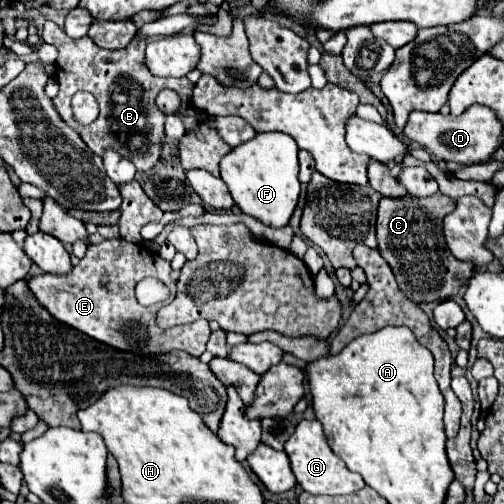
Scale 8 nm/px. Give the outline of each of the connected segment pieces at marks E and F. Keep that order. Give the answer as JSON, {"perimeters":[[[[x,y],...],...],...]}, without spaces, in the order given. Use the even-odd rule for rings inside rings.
{"perimeters":[[[[118,237],[118,239],[106,239],[98,245],[90,245],[84,259],[80,259],[80,263],[76,267],[72,267],[72,271],[66,275],[66,277],[56,277],[56,275],[38,275],[38,277],[32,277],[28,287],[30,291],[36,295],[36,299],[62,323],[90,335],[92,339],[108,345],[108,347],[114,347],[118,351],[132,351],[132,353],[142,353],[142,355],[158,355],[158,353],[168,353],[168,351],[186,351],[190,353],[192,357],[200,357],[204,351],[206,351],[206,343],[208,343],[208,337],[210,337],[210,327],[208,327],[208,321],[206,319],[198,319],[194,323],[188,323],[184,327],[172,327],[172,329],[160,329],[156,327],[156,311],[162,307],[160,305],[152,305],[152,307],[142,307],[138,301],[136,301],[136,295],[134,295],[134,287],[138,281],[142,281],[144,277],[158,277],[162,279],[172,295],[168,301],[172,301],[176,297],[176,279],[170,277],[172,273],[172,267],[170,267],[170,261],[162,259],[158,253],[152,253],[148,247],[144,245],[138,245],[138,243],[128,243],[126,239]],[[102,277],[108,277],[110,283],[106,287],[100,285],[100,279]]],[[[258,133],[252,141],[234,147],[226,157],[222,157],[220,177],[228,185],[234,205],[242,213],[268,227],[286,227],[300,197],[298,145],[284,133]]]]}

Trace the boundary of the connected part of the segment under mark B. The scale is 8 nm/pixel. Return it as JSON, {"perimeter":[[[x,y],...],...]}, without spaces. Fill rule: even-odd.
{"perimeter":[[[46,21],[40,37],[44,43],[52,43],[58,49],[56,81],[60,85],[60,91],[52,101],[56,111],[64,117],[64,121],[78,129],[82,141],[88,145],[92,153],[102,155],[106,147],[114,147],[120,155],[128,157],[138,171],[150,171],[160,159],[162,141],[166,137],[164,135],[166,115],[156,107],[154,103],[156,95],[166,87],[190,87],[192,97],[194,85],[186,77],[182,79],[154,77],[144,63],[144,49],[146,49],[144,35],[136,35],[134,41],[122,51],[108,51],[94,45],[90,37],[72,39],[56,23]],[[76,91],[90,91],[100,105],[100,115],[90,125],[78,125],[74,121],[71,99]]]}

